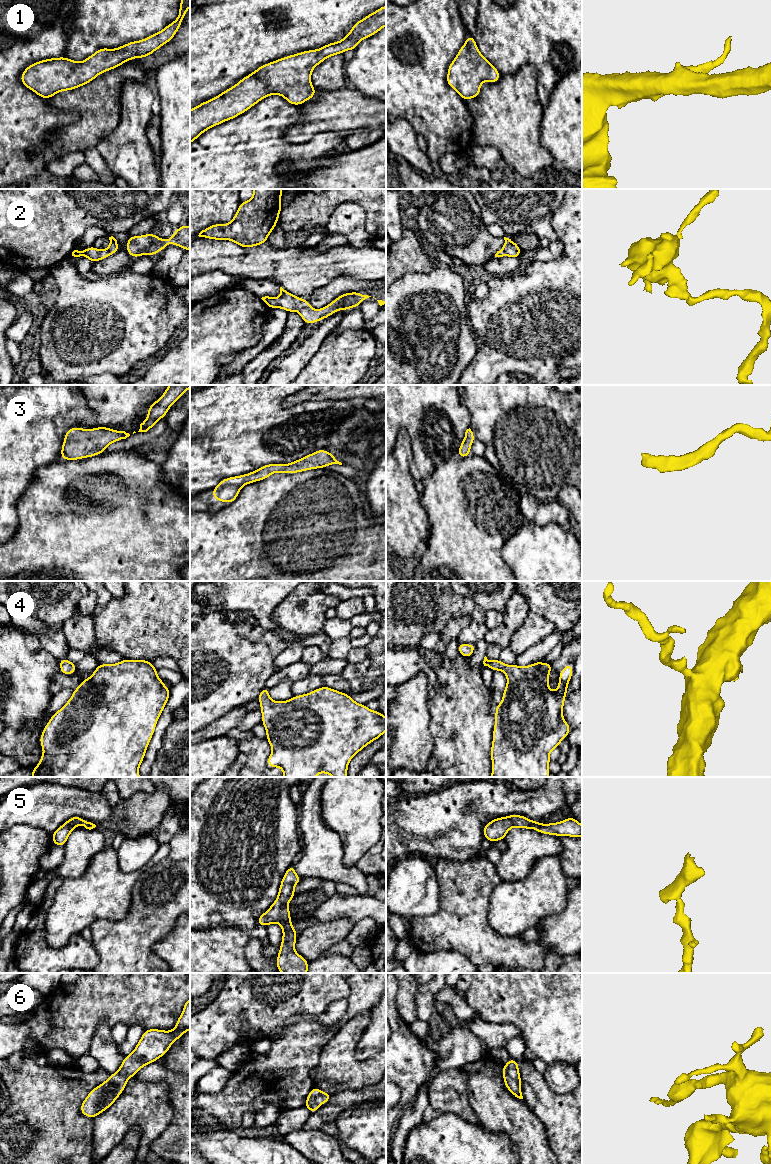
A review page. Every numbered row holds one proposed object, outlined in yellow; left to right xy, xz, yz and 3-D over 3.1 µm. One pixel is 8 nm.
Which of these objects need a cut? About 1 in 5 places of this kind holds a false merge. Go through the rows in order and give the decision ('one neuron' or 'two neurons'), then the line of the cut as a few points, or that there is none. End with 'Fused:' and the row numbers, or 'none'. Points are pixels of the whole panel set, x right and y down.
1: one neuron; cut none
2: one neuron; cut none
3: one neuron; cut none
4: one neuron; cut none
5: one neuron; cut none
6: one neuron; cut none
Fused: none

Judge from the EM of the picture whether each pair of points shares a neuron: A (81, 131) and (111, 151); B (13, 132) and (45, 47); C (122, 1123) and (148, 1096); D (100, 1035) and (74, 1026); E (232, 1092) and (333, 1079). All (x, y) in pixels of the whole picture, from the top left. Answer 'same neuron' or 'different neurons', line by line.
A: different neurons
B: same neuron
C: same neuron
D: different neurons
E: different neurons

